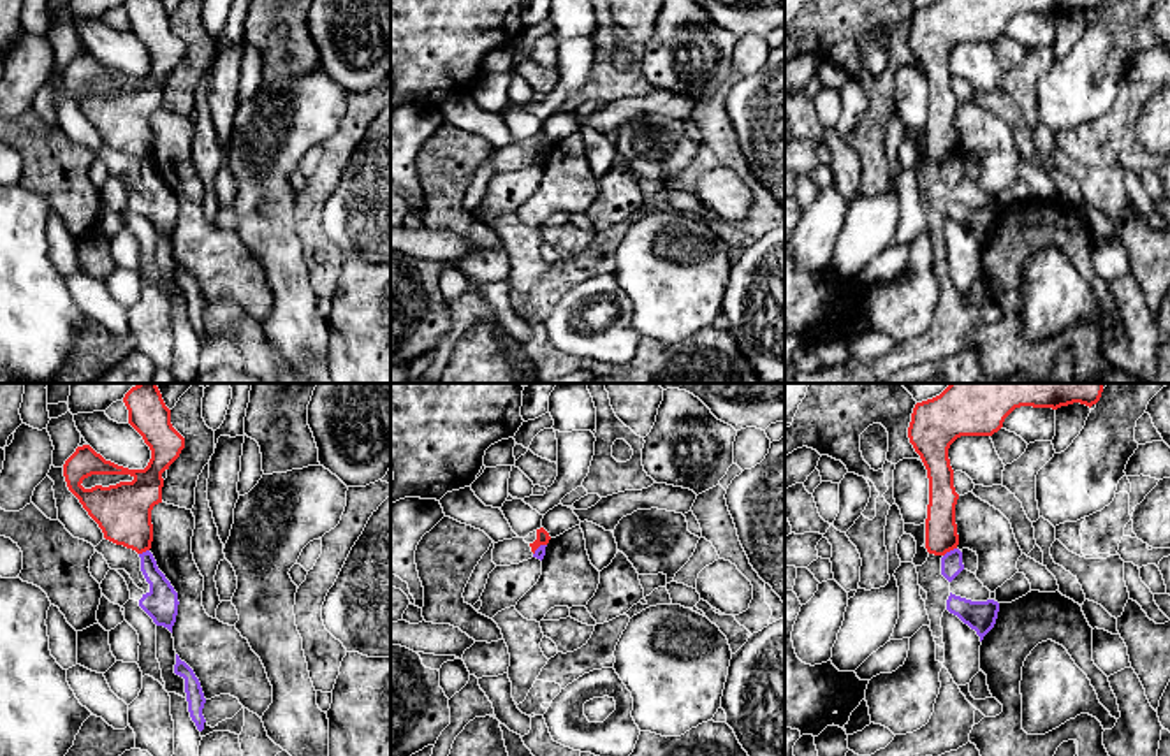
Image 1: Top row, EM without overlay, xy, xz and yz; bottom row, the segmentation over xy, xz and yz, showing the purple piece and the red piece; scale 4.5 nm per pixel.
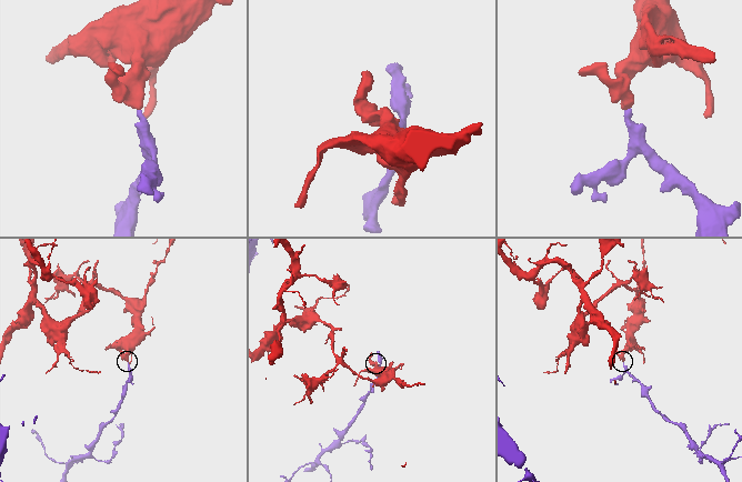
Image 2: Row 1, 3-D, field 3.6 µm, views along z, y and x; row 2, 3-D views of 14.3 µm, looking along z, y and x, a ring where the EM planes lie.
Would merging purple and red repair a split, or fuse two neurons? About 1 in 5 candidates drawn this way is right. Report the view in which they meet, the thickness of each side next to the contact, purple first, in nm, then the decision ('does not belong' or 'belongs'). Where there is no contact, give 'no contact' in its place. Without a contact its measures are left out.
yz | 100/150 nm | does not belong

